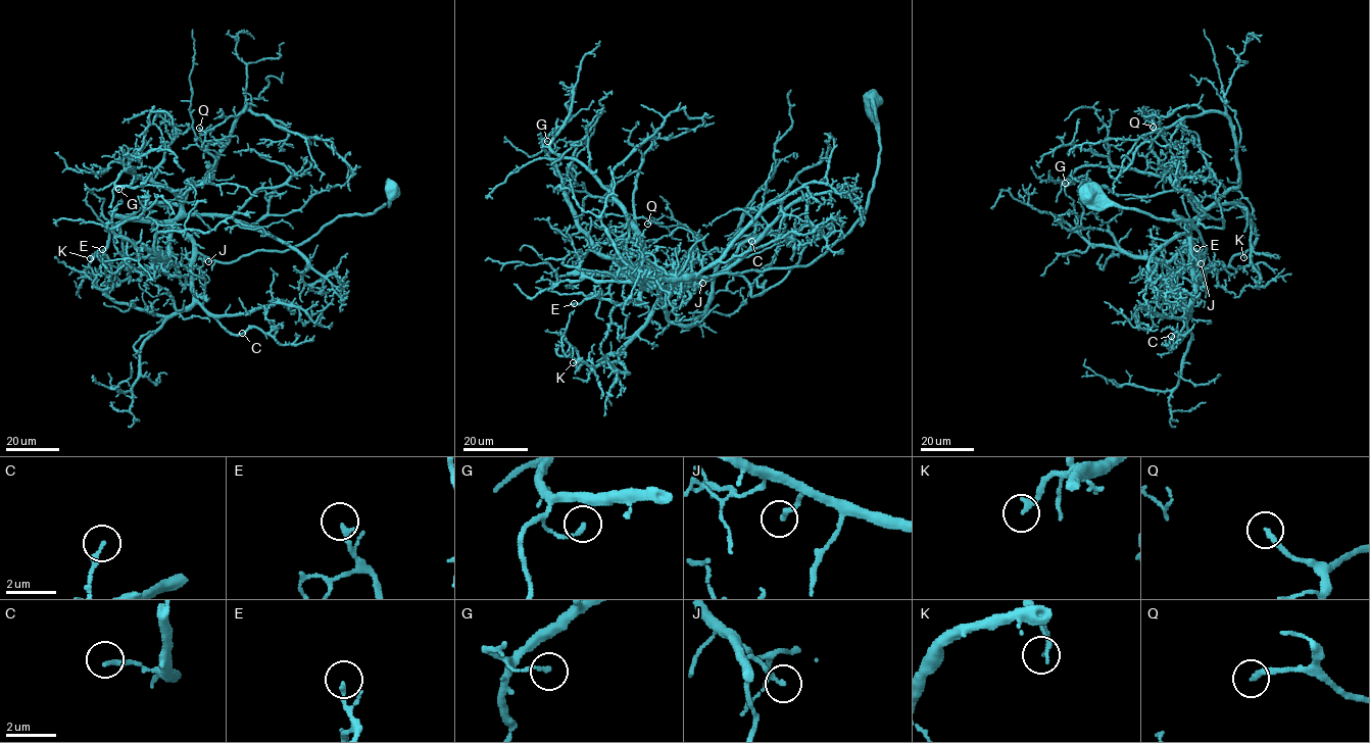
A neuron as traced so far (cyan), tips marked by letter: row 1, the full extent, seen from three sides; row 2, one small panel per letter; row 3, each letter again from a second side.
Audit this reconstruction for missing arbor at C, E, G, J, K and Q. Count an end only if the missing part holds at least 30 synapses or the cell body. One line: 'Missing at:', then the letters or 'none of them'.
Missing at: Q

